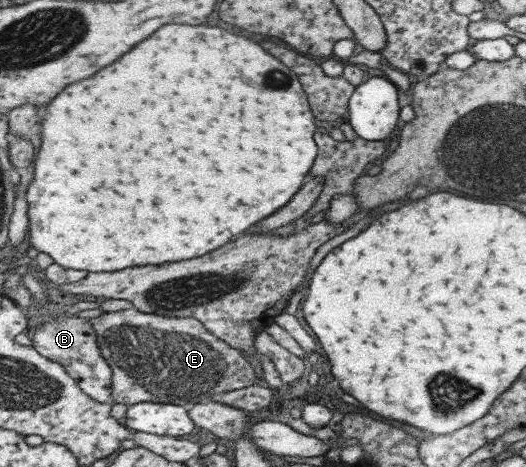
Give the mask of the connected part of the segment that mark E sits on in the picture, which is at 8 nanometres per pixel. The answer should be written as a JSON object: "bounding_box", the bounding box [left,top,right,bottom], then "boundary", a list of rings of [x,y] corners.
{"bounding_box":[91,307,256,410],"boundary":[[[133,307],[125,311],[105,313],[91,319],[103,357],[114,369],[114,402],[126,406],[142,402],[185,406],[191,410],[198,402],[209,401],[217,393],[231,392],[253,386],[256,371],[244,353],[211,333],[198,318],[165,317],[140,312]]]}

